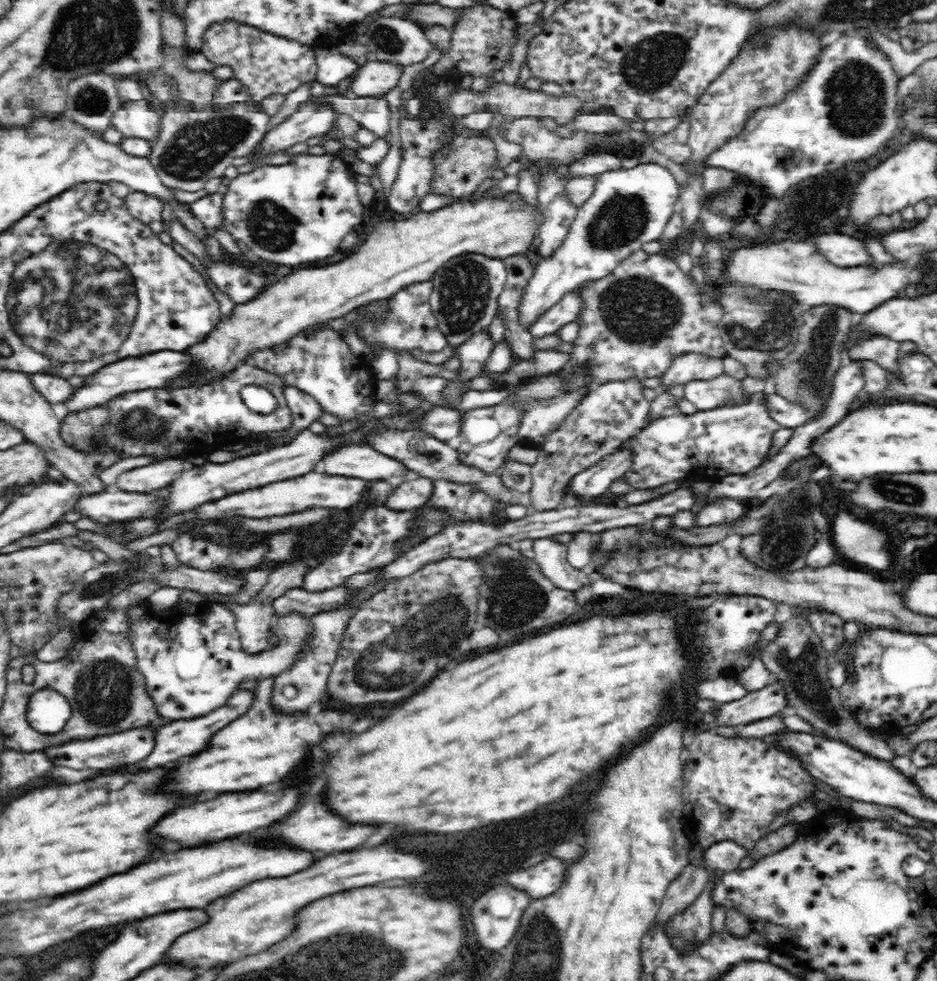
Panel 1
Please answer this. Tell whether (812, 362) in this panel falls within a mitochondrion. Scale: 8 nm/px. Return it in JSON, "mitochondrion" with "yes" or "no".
{"mitochondrion":"yes"}

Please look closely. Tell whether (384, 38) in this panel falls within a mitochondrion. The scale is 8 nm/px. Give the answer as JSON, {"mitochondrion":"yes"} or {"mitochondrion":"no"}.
{"mitochondrion":"yes"}

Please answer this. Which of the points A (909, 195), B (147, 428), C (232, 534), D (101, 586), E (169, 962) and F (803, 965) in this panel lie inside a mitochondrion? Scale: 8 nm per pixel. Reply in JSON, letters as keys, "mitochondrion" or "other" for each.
{"A":"other","B":"mitochondrion","C":"other","D":"mitochondrion","E":"other","F":"other"}

